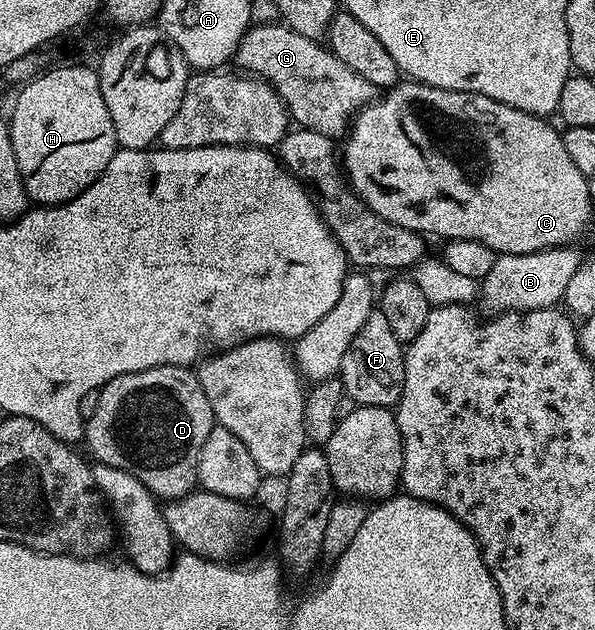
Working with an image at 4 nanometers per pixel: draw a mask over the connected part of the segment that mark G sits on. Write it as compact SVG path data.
M282 22L256 23L249 27L233 60L243 67L240 69L244 73L266 80L274 88L285 102L288 117L298 127L308 128L317 134L332 138L346 137L355 115L377 99L373 82L361 78L357 70L341 62L341 58L331 53L330 47L297 34Z

